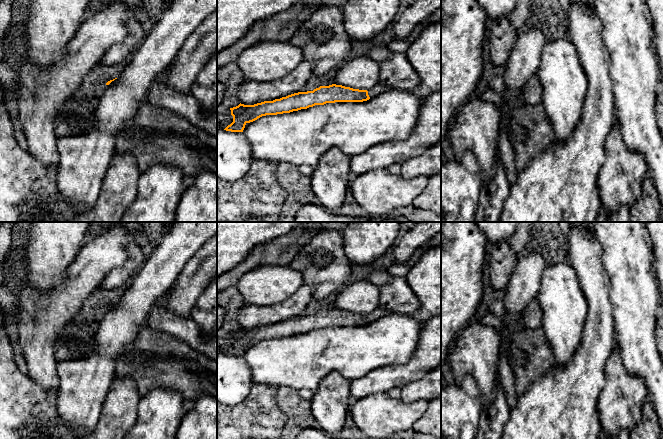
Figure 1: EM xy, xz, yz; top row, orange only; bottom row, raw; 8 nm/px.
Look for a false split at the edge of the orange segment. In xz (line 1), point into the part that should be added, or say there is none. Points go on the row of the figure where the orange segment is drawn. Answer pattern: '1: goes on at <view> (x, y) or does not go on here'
1: goes on at xz (380, 87)

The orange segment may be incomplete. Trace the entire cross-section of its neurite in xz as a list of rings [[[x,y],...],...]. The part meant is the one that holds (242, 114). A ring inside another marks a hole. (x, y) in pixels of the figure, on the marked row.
[[[379,82],[372,89],[359,90],[342,85],[320,86],[313,91],[298,92],[273,101],[264,101],[254,105],[239,104],[230,108],[233,122],[224,130],[243,132],[247,123],[266,115],[290,113],[307,109],[315,105],[335,102],[363,102],[390,90],[392,87]]]

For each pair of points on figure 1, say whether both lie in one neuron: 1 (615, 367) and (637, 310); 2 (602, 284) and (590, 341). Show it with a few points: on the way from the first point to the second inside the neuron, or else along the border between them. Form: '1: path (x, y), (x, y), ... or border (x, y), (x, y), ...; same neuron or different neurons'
1: border (616, 344), (624, 368), (633, 375); different neurons
2: path (599, 298), (598, 327); same neuron

